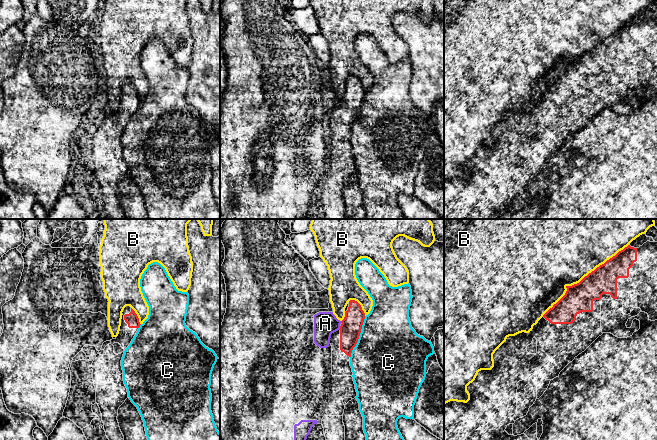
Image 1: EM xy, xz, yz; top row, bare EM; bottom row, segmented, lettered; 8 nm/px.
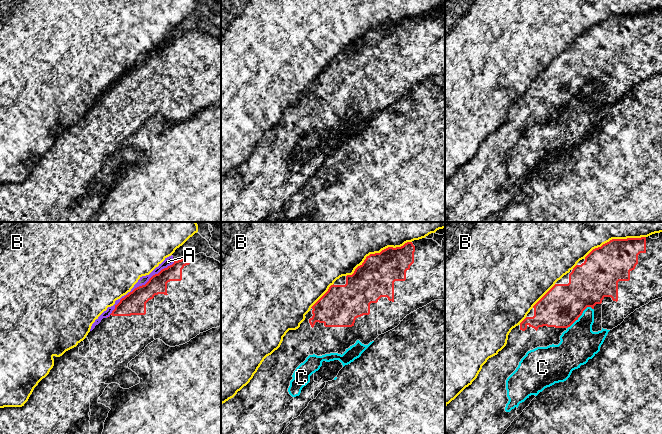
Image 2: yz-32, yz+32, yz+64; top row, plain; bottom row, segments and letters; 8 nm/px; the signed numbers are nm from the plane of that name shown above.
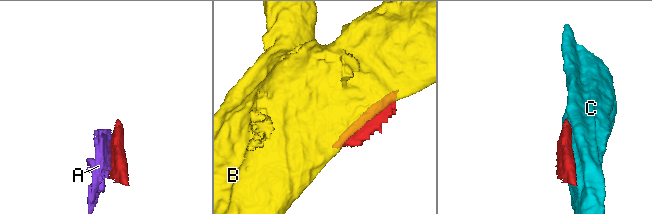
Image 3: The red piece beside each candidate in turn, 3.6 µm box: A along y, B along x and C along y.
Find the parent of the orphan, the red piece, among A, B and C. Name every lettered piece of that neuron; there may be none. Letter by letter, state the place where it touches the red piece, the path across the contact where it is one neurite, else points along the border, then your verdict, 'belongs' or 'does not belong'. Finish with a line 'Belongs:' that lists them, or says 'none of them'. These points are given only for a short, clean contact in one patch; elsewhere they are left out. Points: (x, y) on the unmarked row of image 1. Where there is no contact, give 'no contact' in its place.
A: xz (340, 104) | does not belong
B: yz (583, 54) | does not belong
C: xz (358, 113) | does not belong
Belongs: none of them

